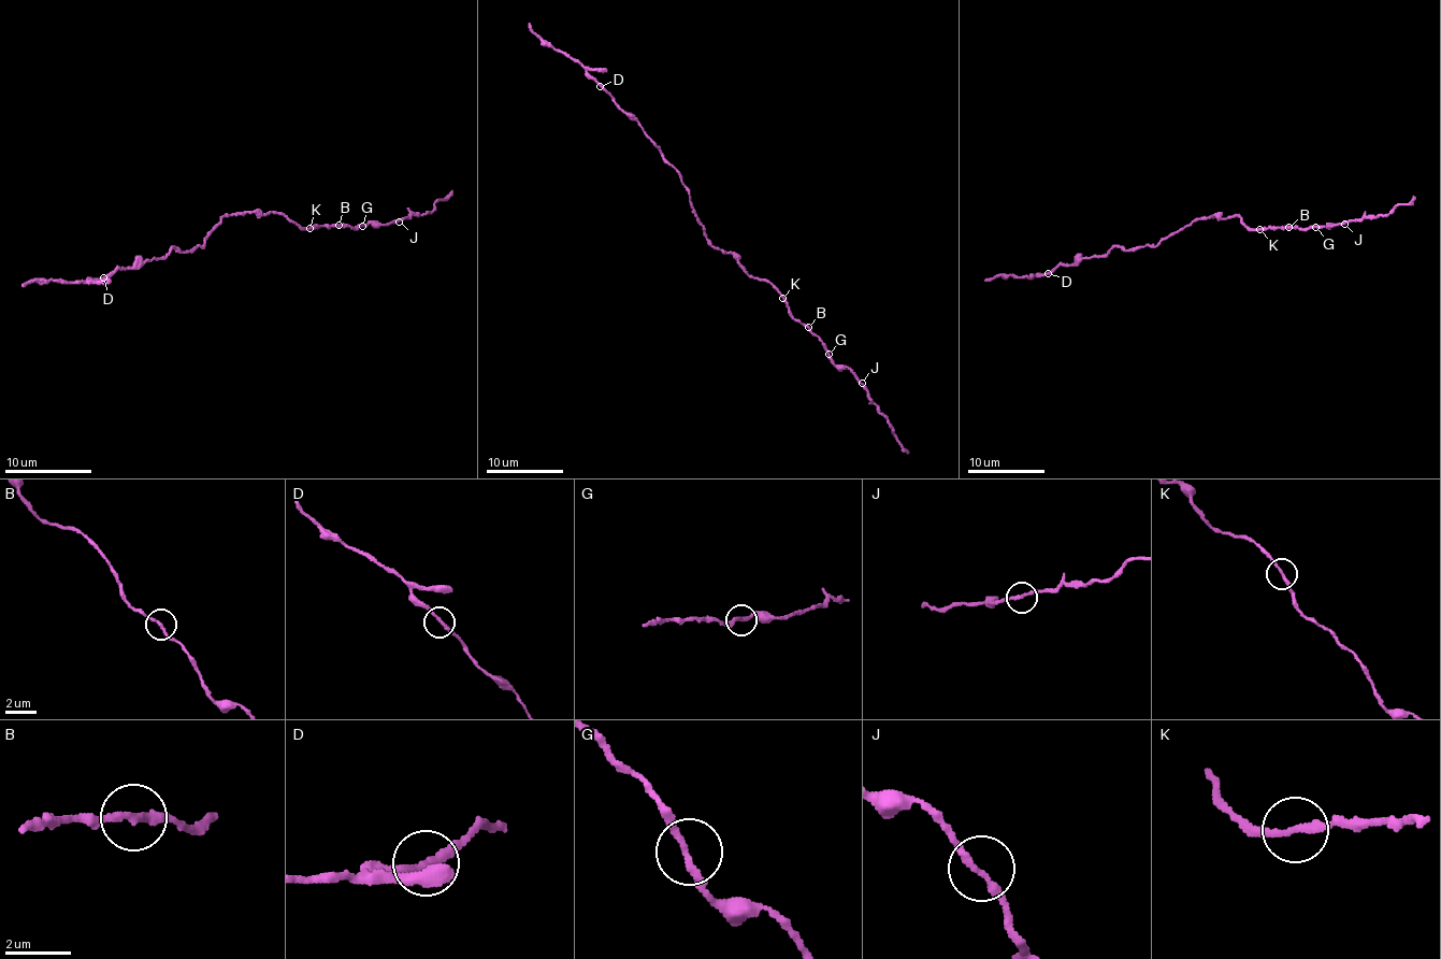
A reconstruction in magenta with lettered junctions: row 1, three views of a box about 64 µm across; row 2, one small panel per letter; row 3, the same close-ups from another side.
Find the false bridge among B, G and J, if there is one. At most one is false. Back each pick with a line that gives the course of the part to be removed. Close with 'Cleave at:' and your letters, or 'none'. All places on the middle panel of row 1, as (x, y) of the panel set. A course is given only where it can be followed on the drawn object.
Cleave at: none

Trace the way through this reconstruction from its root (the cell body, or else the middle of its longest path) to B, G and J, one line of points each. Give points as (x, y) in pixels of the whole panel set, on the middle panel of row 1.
B: (711, 244), (729, 252), (750, 275), (769, 283), (782, 298), (789, 313), (808, 327)
G: (711, 244), (729, 252), (750, 275), (769, 283), (782, 298), (789, 313), (806, 325), (829, 354)
J: (711, 244), (729, 252), (750, 275), (769, 283), (789, 313), (819, 339), (829, 357), (862, 383)

